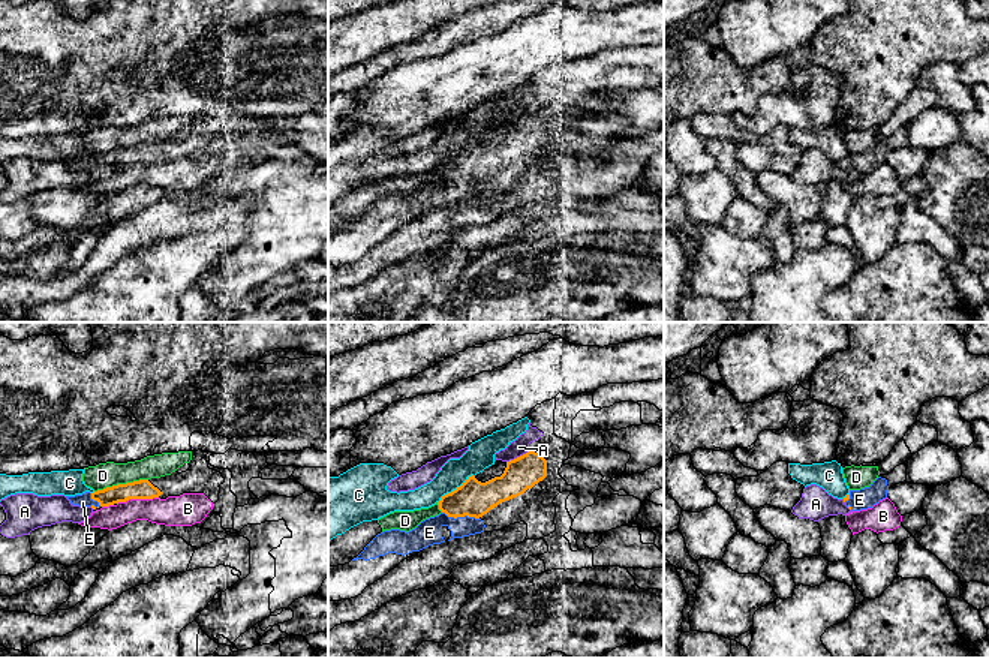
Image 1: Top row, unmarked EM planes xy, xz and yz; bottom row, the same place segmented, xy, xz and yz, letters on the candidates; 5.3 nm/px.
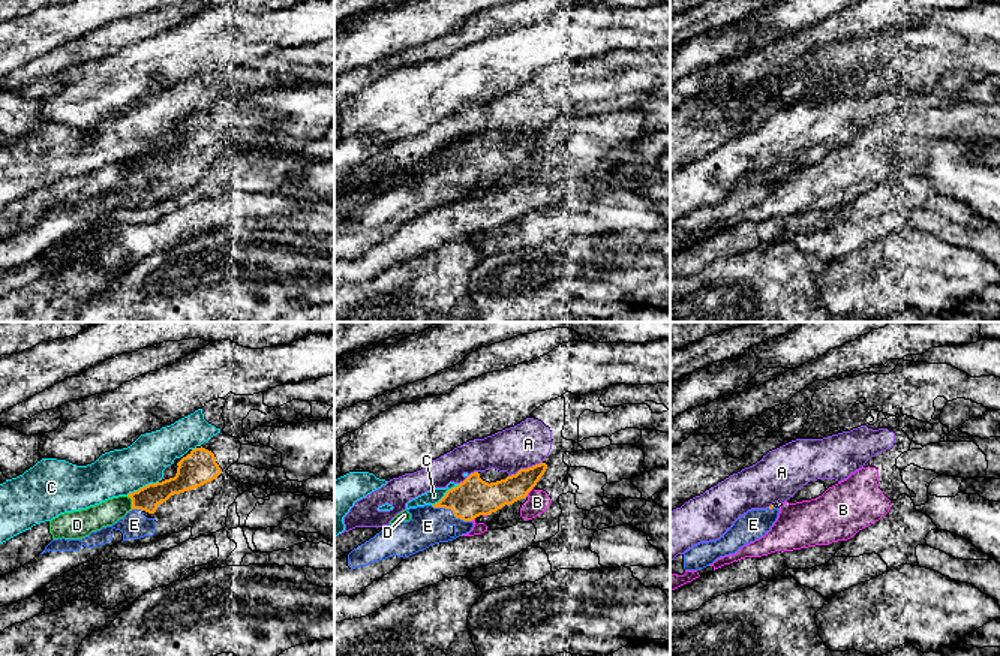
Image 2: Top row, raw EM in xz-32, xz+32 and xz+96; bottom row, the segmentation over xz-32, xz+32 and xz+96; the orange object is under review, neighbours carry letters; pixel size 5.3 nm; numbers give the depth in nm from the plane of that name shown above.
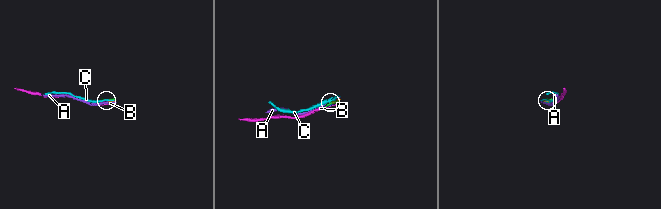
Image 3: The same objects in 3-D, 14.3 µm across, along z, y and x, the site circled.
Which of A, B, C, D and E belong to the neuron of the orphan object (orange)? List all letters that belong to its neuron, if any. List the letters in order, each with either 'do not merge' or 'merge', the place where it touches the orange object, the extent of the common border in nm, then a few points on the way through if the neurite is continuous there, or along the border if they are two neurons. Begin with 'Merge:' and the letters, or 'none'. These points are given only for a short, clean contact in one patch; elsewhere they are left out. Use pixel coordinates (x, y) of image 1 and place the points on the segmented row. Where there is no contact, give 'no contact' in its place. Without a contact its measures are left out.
Merge: E
A: do not merge | xz (520, 456) | 150 nm
B: do not merge | xy (137, 498) | 220 nm | along xy (158, 496), (129, 498), (117, 504)
C: do not merge | xz (456, 489) | 240 nm | along xz (474, 475), (469, 475), (459, 486), (447, 492), (438, 502)
D: do not merge | xy (120, 484) | 300 nm
E: merge | xz (460, 516) | 200 nm | across xz (474, 498), (460, 516), (442, 519), (429, 532)

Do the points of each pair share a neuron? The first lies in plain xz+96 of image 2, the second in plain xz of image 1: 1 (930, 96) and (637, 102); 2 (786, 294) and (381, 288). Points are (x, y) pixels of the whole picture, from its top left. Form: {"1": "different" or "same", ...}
{"1": "different", "2": "same"}

